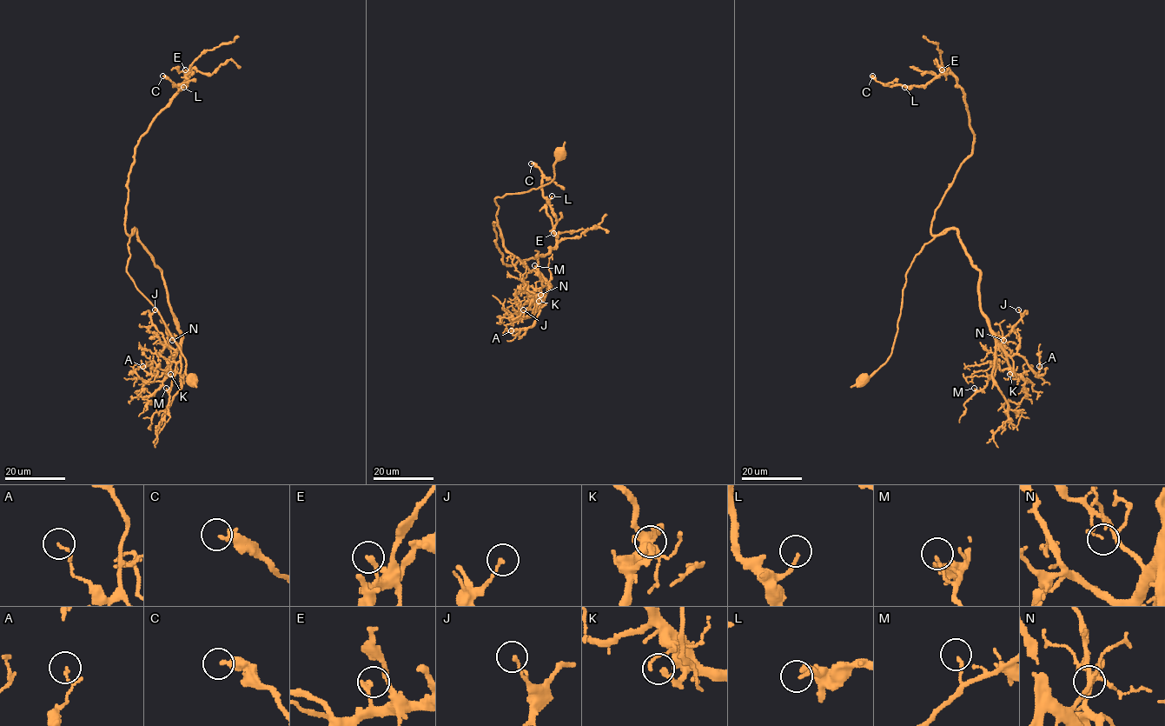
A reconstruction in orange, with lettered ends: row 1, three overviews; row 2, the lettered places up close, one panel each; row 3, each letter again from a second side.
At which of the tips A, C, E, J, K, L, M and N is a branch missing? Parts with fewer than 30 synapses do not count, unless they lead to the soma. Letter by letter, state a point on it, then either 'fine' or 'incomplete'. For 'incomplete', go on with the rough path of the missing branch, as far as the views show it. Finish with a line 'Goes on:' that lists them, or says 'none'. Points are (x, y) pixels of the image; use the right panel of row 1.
A: (1039, 366) | fine
C: (872, 76) | fine
E: (942, 69) | fine
J: (1018, 309) | fine
K: (1009, 374) | fine
L: (904, 87) | fine
M: (974, 388) | fine
N: (1003, 340) | fine
Goes on: none

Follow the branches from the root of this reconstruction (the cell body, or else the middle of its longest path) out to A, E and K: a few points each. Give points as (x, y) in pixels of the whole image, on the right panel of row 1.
A: (863, 379), (891, 354), (914, 257), (950, 229), (979, 270), (979, 305), (995, 341), (1036, 376), (1039, 366)
E: (863, 379), (891, 354), (906, 272), (934, 237), (935, 209), (972, 151), (965, 93), (942, 69)
K: (863, 379), (891, 354), (914, 257), (950, 229), (979, 270), (979, 305), (1009, 374)

